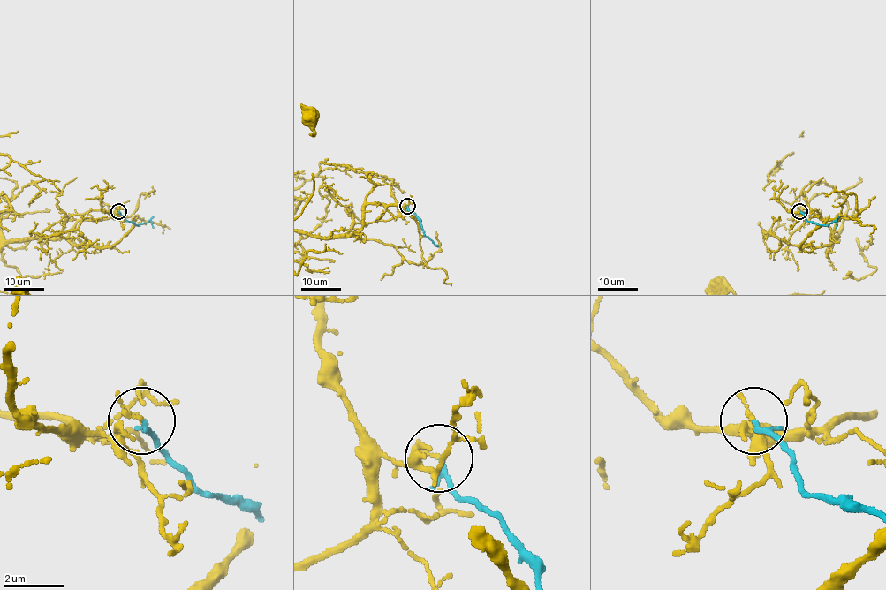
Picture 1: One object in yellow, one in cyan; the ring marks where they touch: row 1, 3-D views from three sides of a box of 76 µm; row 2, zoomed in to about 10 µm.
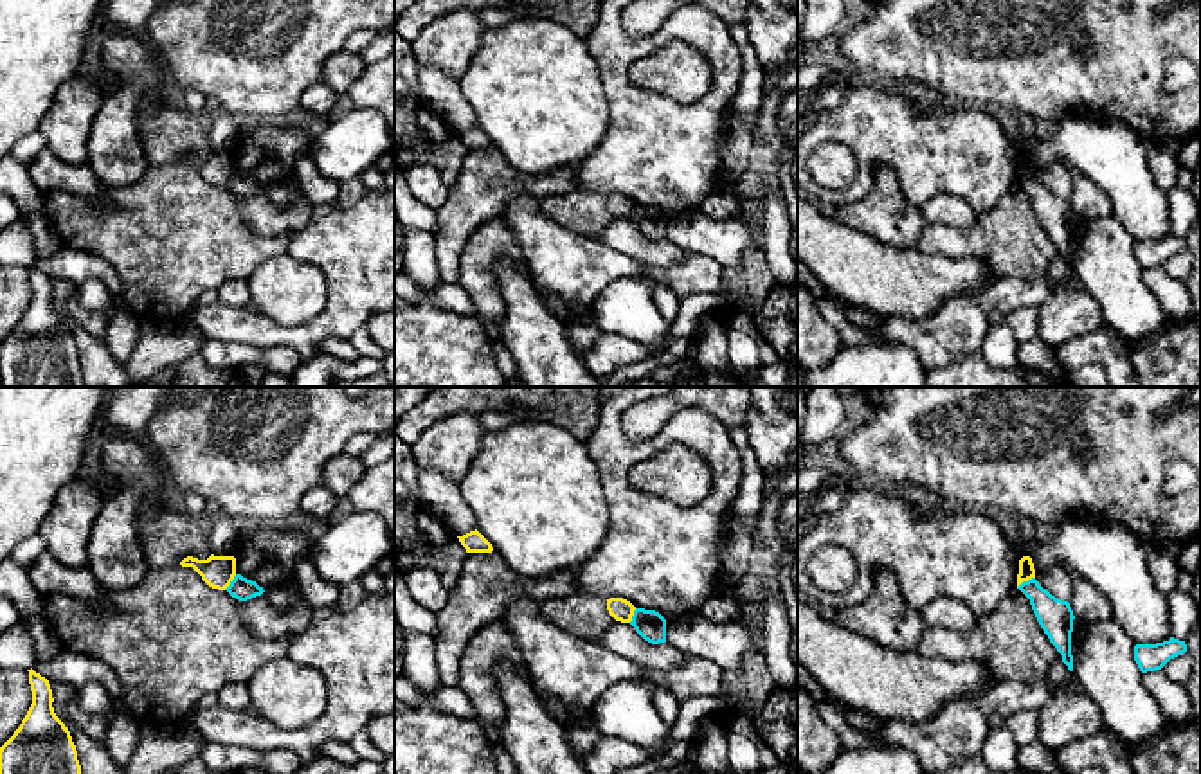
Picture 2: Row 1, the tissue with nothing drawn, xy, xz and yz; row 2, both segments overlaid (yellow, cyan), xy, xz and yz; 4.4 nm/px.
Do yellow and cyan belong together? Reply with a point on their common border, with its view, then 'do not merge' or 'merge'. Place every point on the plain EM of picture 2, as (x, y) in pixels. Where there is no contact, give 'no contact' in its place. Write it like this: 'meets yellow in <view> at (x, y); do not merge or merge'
meets yellow in yz at (1025, 177); do not merge

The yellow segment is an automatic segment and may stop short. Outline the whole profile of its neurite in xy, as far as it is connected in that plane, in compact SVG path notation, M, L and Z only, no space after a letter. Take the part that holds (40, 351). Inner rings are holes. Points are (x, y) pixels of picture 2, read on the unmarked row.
M29 268L32 301L0 344L0 387L85 387L70 328L56 313L45 274Z

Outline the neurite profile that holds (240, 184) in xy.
M236 171L225 187L239 198L252 196L252 194L261 193L265 189L263 184L259 184L252 176L243 175L241 171Z

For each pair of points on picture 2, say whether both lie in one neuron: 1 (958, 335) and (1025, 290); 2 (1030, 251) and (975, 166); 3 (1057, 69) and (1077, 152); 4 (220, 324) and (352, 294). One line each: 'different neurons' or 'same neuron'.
1: same neuron
2: different neurons
3: different neurons
4: same neuron

